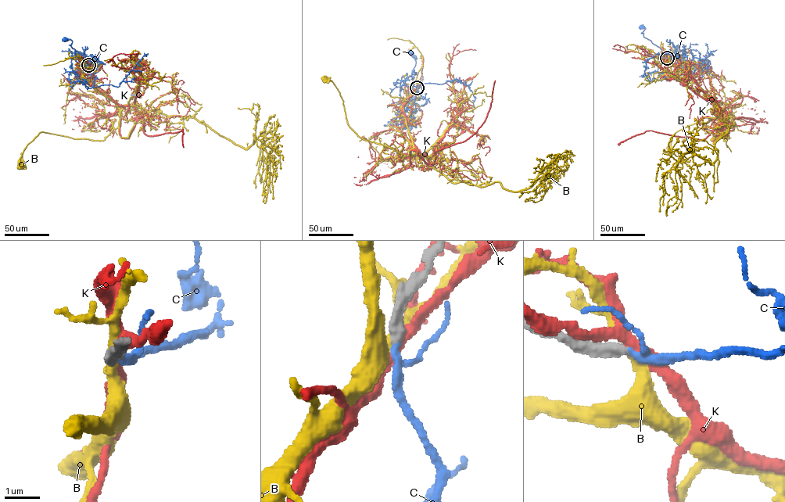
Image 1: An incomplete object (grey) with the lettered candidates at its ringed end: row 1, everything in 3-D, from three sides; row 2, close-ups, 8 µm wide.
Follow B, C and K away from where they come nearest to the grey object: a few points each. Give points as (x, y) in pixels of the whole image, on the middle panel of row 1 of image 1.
B: (417, 87), (403, 110), (415, 154), (410, 155), (359, 137), (348, 123), (339, 92), (332, 82), (324, 80)
C: (417, 87), (421, 95), (412, 98), (411, 75), (415, 60), (413, 56), (417, 59), (411, 51)
K: (417, 87), (402, 111), (411, 139), (431, 165), (436, 151), (464, 141), (482, 125), (491, 104), (495, 81)

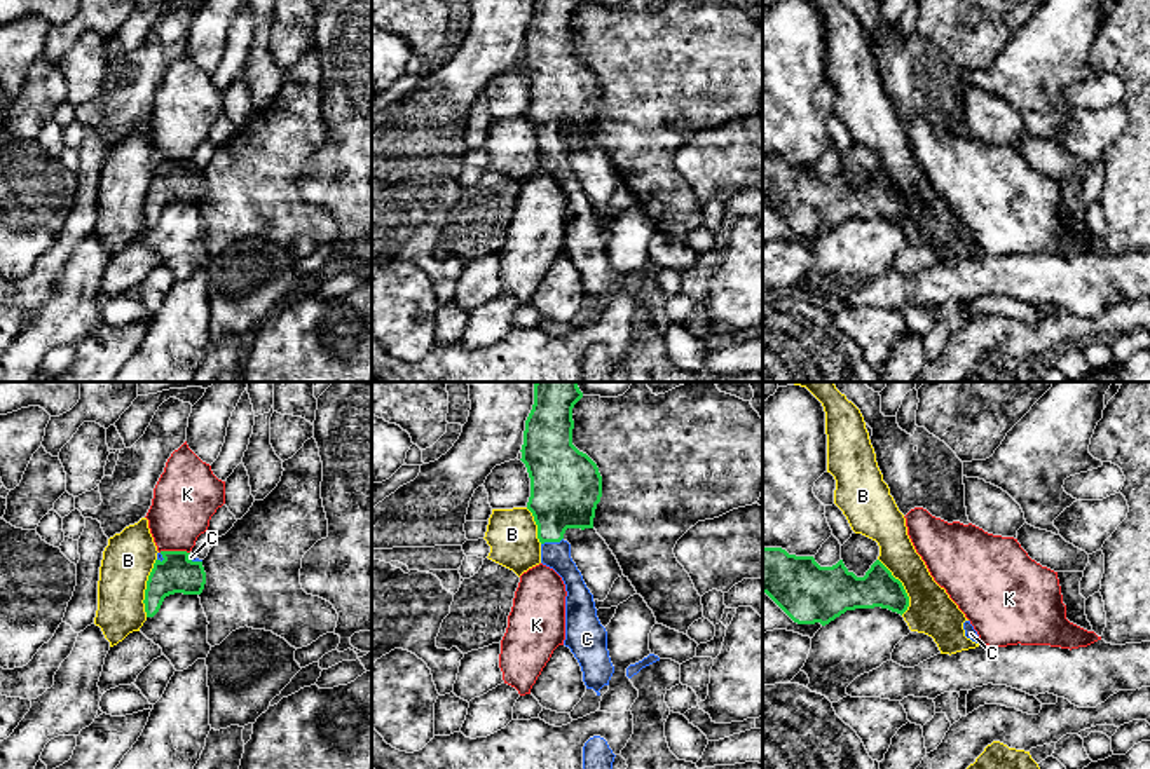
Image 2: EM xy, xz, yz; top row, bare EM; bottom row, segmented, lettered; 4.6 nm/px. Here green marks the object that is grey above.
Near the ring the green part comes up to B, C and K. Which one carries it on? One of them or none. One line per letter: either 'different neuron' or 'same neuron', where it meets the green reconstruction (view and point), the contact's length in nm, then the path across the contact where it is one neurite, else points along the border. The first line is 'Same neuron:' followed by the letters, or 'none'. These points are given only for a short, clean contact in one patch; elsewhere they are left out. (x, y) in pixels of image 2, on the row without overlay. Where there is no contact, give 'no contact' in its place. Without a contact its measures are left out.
Same neuron: C
B: different neuron | xy (147, 197) | 280 nm | along xy (156, 168), (145, 199), (145, 225)
C: same neuron | xz (552, 150) | 110 nm | across xz (566, 98), (554, 121), (552, 150), (555, 164)
K: different neuron | xy (175, 161) | 140 nm | along xy (159, 161), (189, 163)

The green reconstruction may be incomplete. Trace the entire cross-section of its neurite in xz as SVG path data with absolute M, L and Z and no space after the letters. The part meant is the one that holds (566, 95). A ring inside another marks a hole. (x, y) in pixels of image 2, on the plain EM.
M534 0L534 14L525 30L520 70L525 73L531 87L531 106L527 112L527 119L532 122L537 134L537 148L541 152L541 173L553 178L562 187L567 201L564 255L569 256L578 269L586 298L593 298L597 305L600 305L599 300L604 295L609 295L609 289L614 282L614 276L607 260L607 241L597 227L593 204L586 197L581 181L571 167L571 153L564 148L567 138L593 138L595 119L602 106L602 85L597 73L572 54L572 17L581 7L581 0Z

